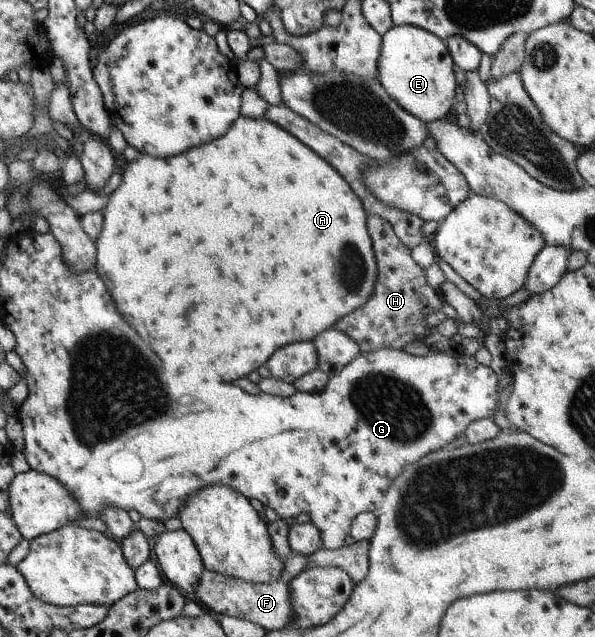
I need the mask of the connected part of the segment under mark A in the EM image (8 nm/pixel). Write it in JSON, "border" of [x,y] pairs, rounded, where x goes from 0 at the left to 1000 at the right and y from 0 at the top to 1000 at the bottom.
{"border":[[[402,181],[387,195],[387,199],[382,199],[376,212],[353,220],[348,226],[314,234],[309,240],[286,246],[286,250],[257,248],[242,242],[232,251],[212,257],[212,264],[203,272],[203,284],[205,287],[202,287],[192,300],[187,300],[178,322],[168,331],[173,338],[173,352],[158,380],[158,421],[161,422],[165,435],[175,443],[180,458],[185,462],[185,469],[188,469],[188,476],[192,476],[192,482],[198,485],[205,513],[218,513],[218,516],[235,529],[235,535],[242,535],[242,538],[249,542],[249,548],[269,560],[269,567],[272,567],[272,582],[303,592],[303,604],[306,604],[306,598],[309,598],[309,601],[316,601],[319,608],[333,611],[336,604],[339,604],[339,608],[356,608],[356,604],[366,604],[366,601],[390,603],[407,590],[413,590],[424,579],[434,579],[437,573],[444,573],[447,565],[474,543],[494,537],[523,537],[539,520],[561,513],[563,507],[575,496],[603,484],[624,465],[629,454],[632,416],[625,380],[622,378],[617,356],[613,355],[615,338],[605,314],[588,297],[582,284],[578,284],[578,279],[550,253],[545,253],[533,240],[528,240],[524,234],[514,231],[514,228],[492,212],[487,212],[479,203],[474,203],[469,196],[457,193],[445,184],[420,187],[418,184]]]}

